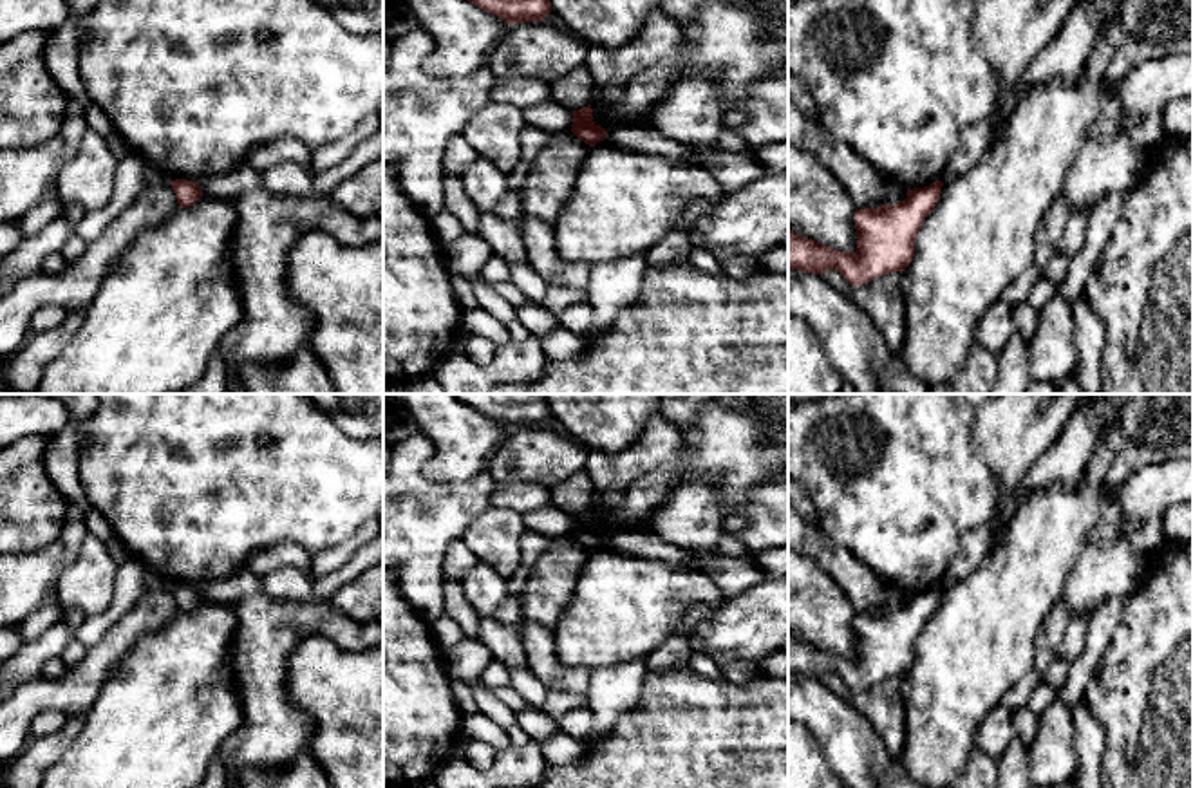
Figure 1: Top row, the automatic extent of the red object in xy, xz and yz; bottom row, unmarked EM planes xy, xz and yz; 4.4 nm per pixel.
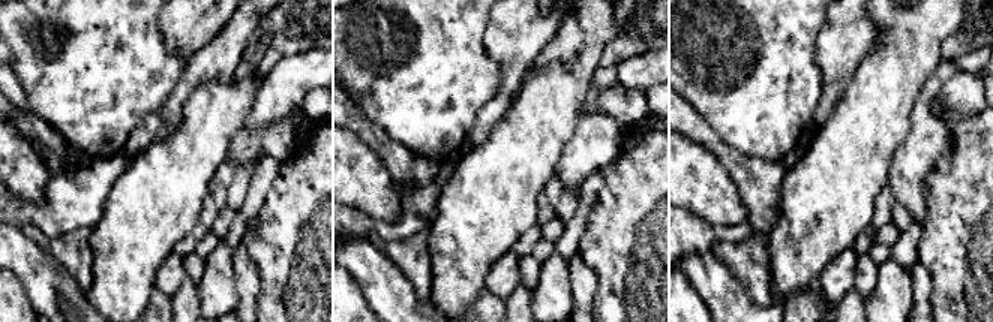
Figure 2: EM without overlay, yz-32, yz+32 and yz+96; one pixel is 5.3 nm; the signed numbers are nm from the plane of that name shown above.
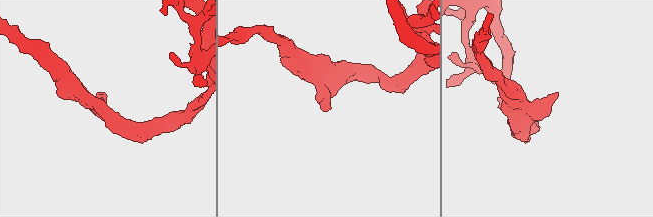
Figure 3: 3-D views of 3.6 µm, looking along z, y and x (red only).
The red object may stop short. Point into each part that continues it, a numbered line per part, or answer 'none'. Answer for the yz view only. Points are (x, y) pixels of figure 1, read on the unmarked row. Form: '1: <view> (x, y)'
none

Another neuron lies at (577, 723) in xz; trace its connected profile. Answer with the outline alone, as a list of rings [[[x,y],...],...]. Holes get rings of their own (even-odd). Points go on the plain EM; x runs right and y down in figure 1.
[[[577,707],[564,714],[557,725],[559,728],[577,741],[586,741],[587,734],[593,728],[593,714],[587,707]]]

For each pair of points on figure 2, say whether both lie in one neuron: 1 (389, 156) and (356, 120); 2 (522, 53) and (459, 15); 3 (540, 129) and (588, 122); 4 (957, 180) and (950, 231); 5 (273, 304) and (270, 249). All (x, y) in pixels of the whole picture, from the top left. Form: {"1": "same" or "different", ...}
{"1": "same", "2": "different", "3": "different", "4": "same", "5": "same"}

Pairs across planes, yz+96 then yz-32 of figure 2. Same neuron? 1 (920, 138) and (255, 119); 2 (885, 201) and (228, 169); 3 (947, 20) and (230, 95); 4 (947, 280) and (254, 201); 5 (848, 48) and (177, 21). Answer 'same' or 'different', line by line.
1: different
2: same
3: same
4: different
5: same

